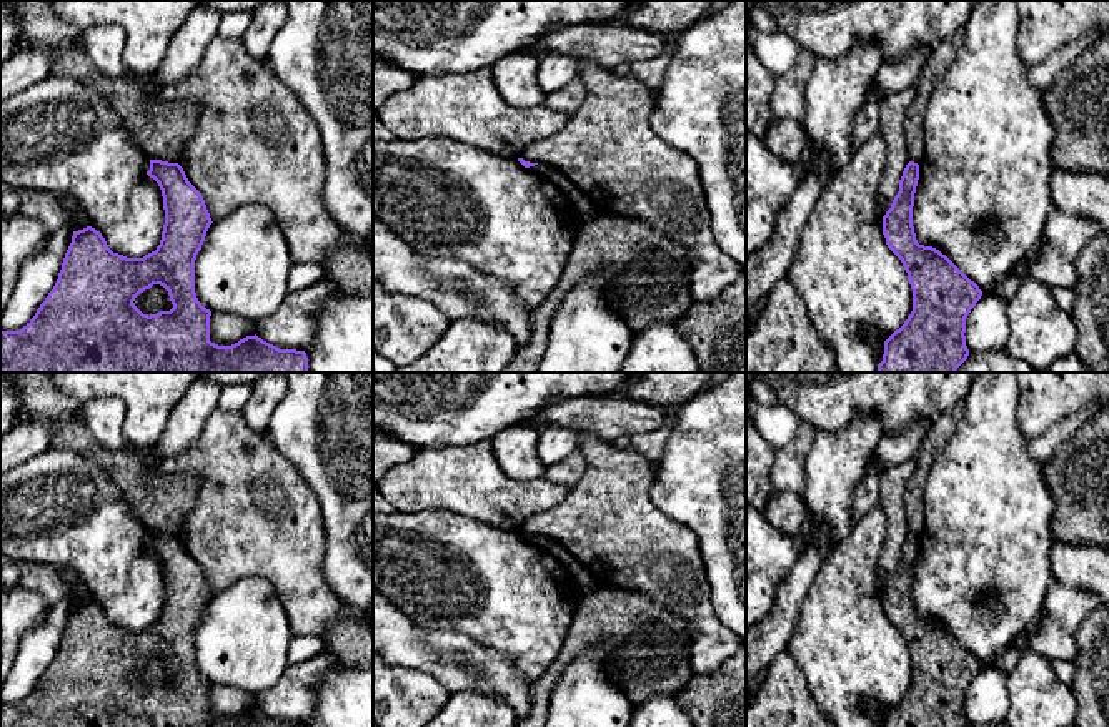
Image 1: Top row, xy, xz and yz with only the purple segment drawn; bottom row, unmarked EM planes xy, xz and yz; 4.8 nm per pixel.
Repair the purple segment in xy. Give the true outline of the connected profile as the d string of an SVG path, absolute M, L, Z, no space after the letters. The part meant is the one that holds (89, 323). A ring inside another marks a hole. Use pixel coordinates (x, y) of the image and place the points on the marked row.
M150 160L147 175L158 183L163 196L165 225L157 250L143 258L127 258L113 253L95 228L73 231L58 279L35 316L20 331L0 331L0 373L308 373L305 351L280 349L256 334L231 346L210 341L211 311L195 293L195 260L213 221L201 193L178 163ZM153 284L168 291L173 308L148 316L133 301Z

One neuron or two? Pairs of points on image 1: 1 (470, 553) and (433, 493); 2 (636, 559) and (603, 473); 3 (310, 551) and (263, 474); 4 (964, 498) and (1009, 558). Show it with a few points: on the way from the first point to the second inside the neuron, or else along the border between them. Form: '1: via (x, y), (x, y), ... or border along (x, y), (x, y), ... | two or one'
1: border along (403, 511), (452, 511), (482, 521) | two
2: via (623, 538), (611, 526), (611, 494) | one
3: via (292, 533), (263, 504), (263, 493) | one
4: via (979, 513), (988, 521), (988, 531), (999, 543) | one

